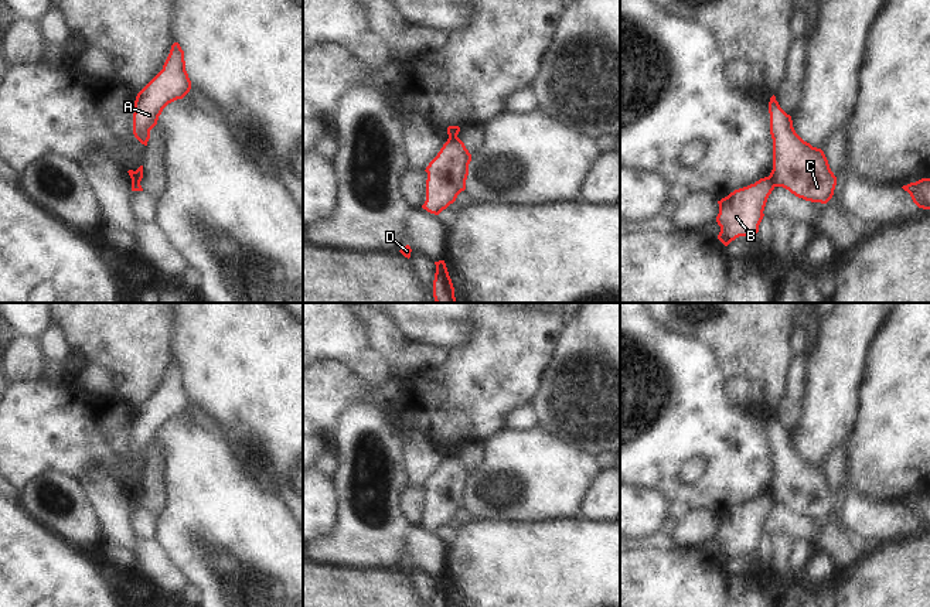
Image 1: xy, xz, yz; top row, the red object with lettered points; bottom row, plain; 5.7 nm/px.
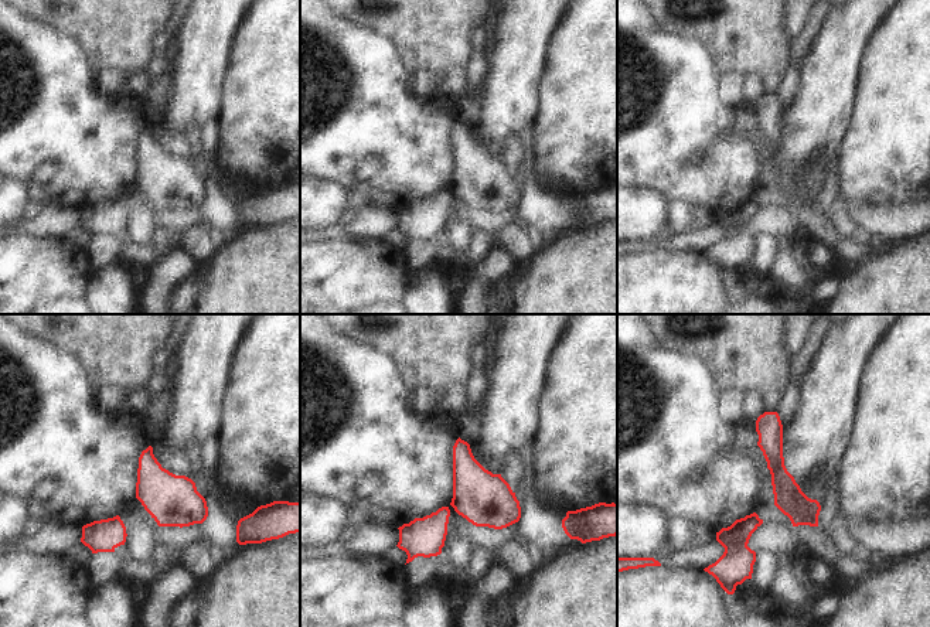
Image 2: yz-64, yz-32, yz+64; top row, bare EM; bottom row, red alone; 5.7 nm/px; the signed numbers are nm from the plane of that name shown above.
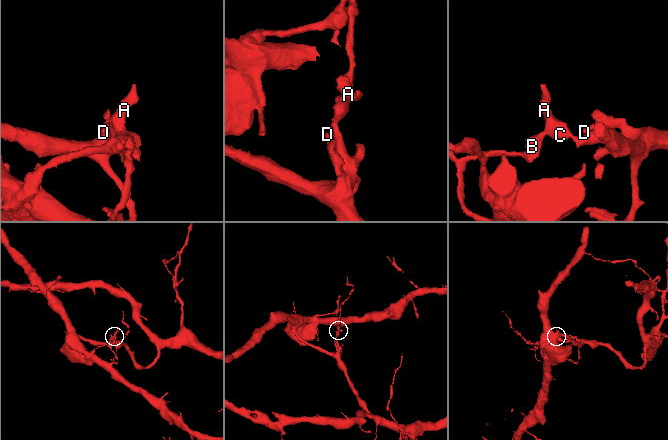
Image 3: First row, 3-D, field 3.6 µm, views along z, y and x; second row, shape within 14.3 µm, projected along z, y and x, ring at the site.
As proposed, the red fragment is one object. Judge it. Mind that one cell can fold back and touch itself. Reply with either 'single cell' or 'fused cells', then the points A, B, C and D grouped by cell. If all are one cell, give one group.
fused cells; groups A C D / B

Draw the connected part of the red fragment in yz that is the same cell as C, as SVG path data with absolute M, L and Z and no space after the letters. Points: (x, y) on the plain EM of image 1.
M774 412L769 419L769 430L773 456L773 487L769 494L776 504L798 515L827 521L834 512L837 494L824 468L796 450L791 433L780 424Z

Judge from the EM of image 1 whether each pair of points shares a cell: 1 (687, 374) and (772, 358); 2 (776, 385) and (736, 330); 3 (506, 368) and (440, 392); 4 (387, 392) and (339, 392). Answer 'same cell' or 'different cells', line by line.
1: different cells
2: same cell
3: same cell
4: same cell

